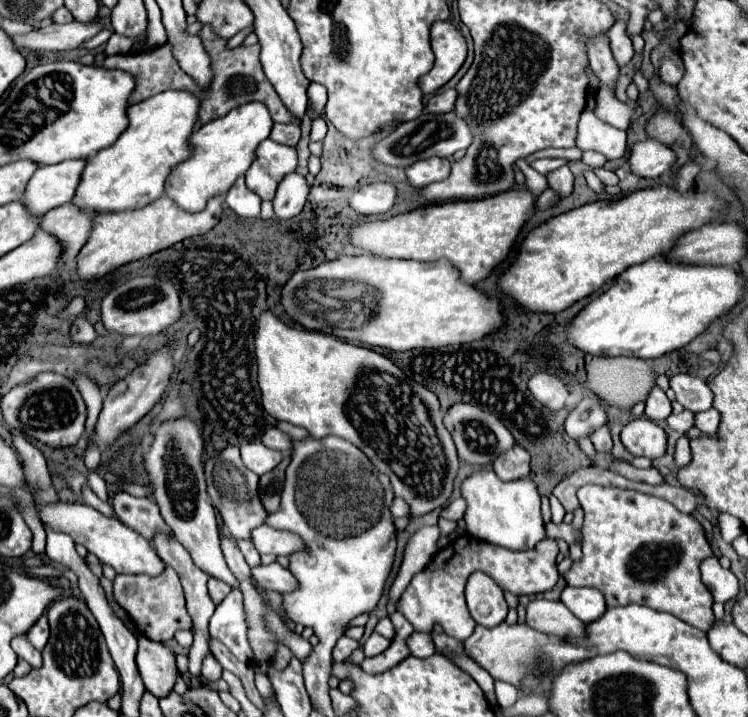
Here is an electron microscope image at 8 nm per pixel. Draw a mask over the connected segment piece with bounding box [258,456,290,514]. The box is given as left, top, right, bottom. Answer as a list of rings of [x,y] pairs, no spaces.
[[[284,458],[272,472],[260,476],[260,488],[258,488],[258,494],[260,494],[260,500],[266,508],[268,514],[276,512],[278,506],[280,506],[280,492],[282,492],[282,482],[284,482],[284,470],[288,466],[288,458]]]

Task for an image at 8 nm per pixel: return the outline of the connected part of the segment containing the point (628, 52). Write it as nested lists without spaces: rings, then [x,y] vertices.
[[[624,20],[614,22],[614,26],[608,30],[608,38],[610,38],[610,48],[612,48],[612,54],[618,62],[618,66],[624,66],[626,62],[630,62],[630,58],[634,56],[634,48],[632,48],[632,42],[626,34]]]

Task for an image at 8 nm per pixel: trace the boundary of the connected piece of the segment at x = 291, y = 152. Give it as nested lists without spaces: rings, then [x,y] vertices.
[[[267,138],[258,146],[254,162],[246,172],[246,186],[262,200],[274,200],[278,184],[286,174],[294,172],[296,166],[298,158],[294,148],[286,148]]]

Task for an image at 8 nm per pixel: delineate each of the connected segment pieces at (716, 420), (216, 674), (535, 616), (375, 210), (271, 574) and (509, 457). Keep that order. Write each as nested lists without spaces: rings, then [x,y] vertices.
[[[710,408],[706,412],[698,412],[694,418],[694,426],[704,434],[716,434],[718,424],[720,424],[720,414],[714,408]]]
[[[204,656],[202,660],[202,676],[208,680],[218,680],[220,678],[220,664],[214,656]]]
[[[532,600],[526,606],[526,624],[538,632],[556,636],[584,636],[584,622],[576,620],[560,602]]]
[[[374,182],[368,186],[362,186],[360,190],[356,190],[348,204],[352,210],[356,210],[358,214],[366,216],[366,214],[384,214],[394,206],[396,200],[396,188],[392,184],[386,182]]]
[[[278,562],[268,564],[268,566],[252,568],[252,576],[262,588],[276,590],[280,594],[290,592],[292,588],[296,588],[296,578],[290,576],[290,572],[286,568],[282,568]]]
[[[514,444],[510,450],[500,454],[492,466],[502,480],[526,478],[530,474],[530,454],[522,446]]]

